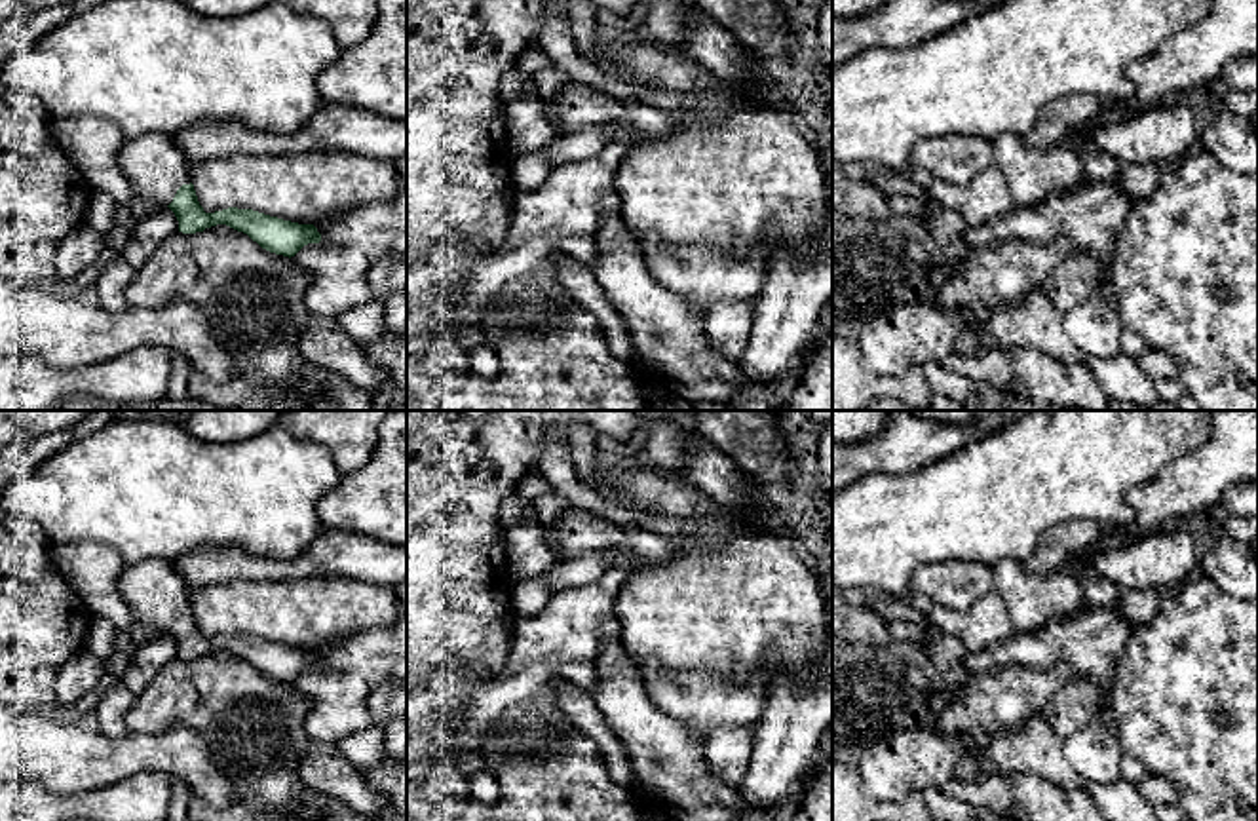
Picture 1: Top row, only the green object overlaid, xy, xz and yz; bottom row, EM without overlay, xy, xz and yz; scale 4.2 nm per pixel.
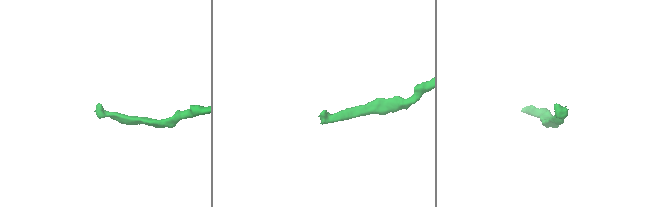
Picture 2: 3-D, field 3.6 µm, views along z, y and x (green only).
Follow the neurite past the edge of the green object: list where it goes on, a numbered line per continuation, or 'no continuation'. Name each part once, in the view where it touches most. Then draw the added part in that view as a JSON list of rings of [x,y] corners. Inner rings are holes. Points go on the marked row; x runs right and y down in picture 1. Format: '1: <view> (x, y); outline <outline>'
1: xy (156, 168); outline [[[143,133],[125,139],[116,163],[146,207],[167,207],[177,190],[192,182],[192,162],[171,135]]]

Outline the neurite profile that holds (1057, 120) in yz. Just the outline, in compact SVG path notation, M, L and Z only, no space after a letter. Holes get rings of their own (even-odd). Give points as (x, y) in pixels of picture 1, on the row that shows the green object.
M1076 93L1045 105L1024 141L1038 148L1066 146L1070 135L1098 116L1108 103L1093 93Z

